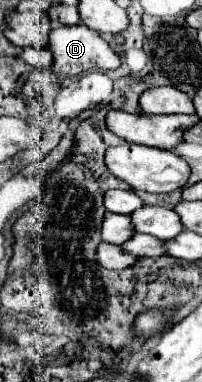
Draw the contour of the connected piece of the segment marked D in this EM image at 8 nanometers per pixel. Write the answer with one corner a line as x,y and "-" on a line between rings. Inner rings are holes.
79,23
79,25
73,25
73,27
67,27
67,25
61,25
57,29
51,31
49,35
49,49
55,57
55,63
53,63
53,71
57,77
75,77
75,75
81,75
89,69
101,69
101,71
111,71
111,69
117,69
121,65
121,59
119,55
99,37
97,31
89,29
87,25

